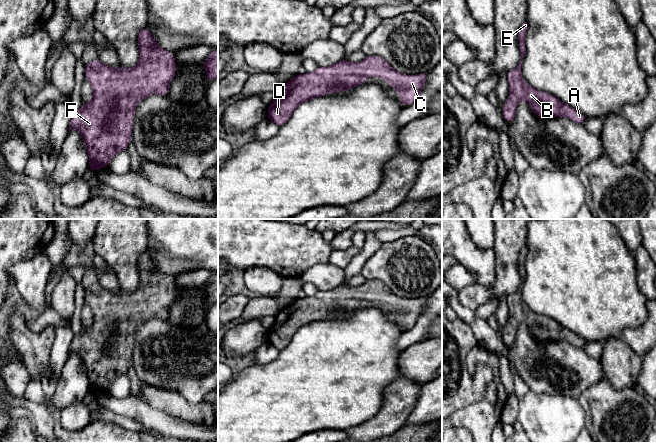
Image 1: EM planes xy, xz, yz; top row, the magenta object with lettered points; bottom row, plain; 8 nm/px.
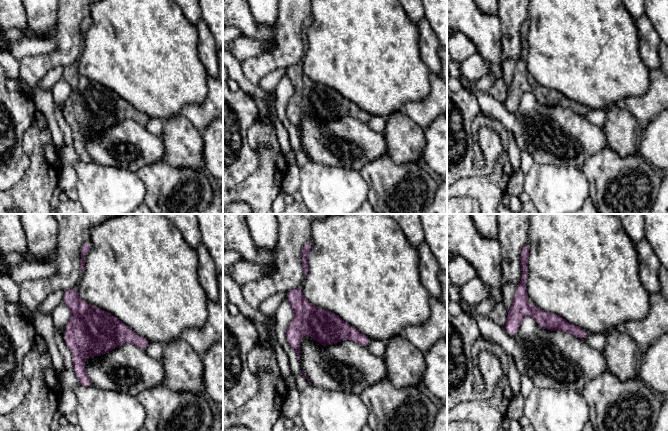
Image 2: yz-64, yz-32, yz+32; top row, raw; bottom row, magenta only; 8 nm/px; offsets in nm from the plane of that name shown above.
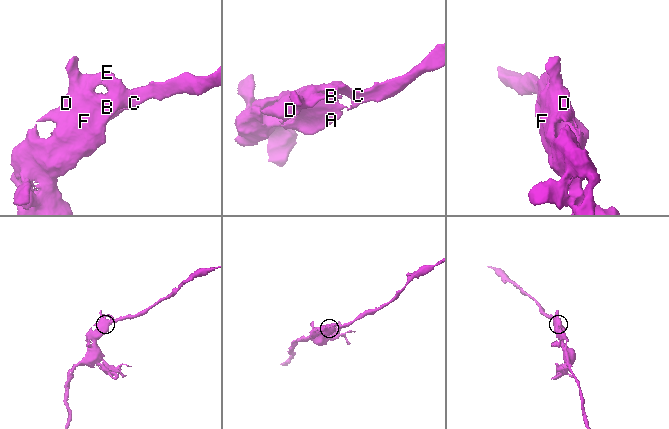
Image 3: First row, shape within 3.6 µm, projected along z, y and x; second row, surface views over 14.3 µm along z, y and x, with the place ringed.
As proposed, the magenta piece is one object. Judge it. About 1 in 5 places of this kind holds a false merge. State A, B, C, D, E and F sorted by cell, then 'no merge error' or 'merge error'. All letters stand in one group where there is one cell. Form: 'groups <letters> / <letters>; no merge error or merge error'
groups A B C D E F; no merge error

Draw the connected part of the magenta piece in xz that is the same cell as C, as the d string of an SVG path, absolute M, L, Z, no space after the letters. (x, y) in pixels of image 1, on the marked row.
M366 56L359 63L344 59L331 66L318 67L310 73L298 74L280 85L275 91L274 101L268 105L267 119L280 127L288 122L301 103L366 84L363 76L383 78L392 88L398 90L401 103L408 107L422 91L428 73L402 74L378 56Z

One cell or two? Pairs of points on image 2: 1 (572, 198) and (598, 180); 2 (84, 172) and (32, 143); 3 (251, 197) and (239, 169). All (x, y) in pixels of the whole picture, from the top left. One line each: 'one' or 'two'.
1: two
2: two
3: two

